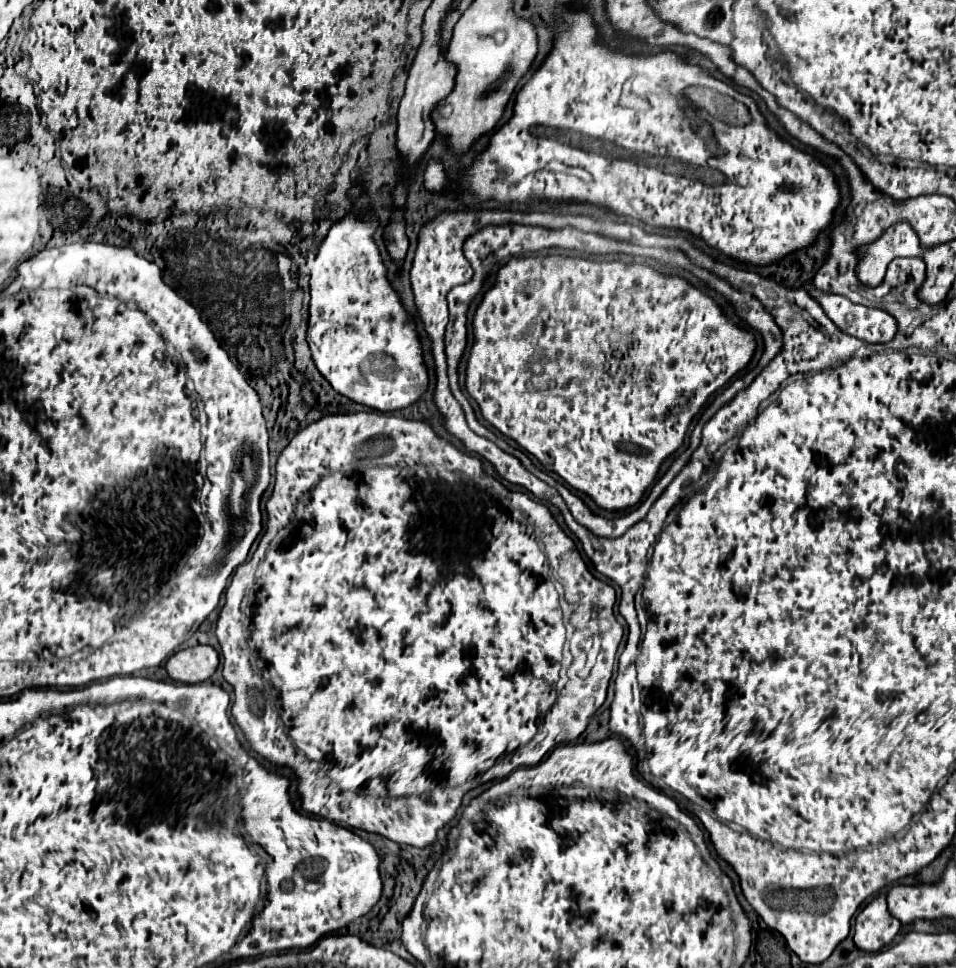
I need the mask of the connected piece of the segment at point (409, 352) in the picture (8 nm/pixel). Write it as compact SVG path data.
M347 214L343 220L335 222L321 242L317 258L311 268L311 302L309 302L309 350L317 370L331 384L331 388L363 406L369 406L379 412L395 412L411 406L419 392L427 388L427 368L421 356L421 344L417 338L416 323L405 314L405 308L391 288L385 266L381 262L379 250L373 242L375 228L379 226L379 218L375 214Z

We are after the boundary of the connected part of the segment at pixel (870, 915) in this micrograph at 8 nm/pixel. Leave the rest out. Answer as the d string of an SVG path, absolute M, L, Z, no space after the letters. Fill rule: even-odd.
M881 894L857 914L853 942L859 950L879 952L881 948L891 944L899 928L901 924L895 922L895 918L889 914L885 906L885 896Z

